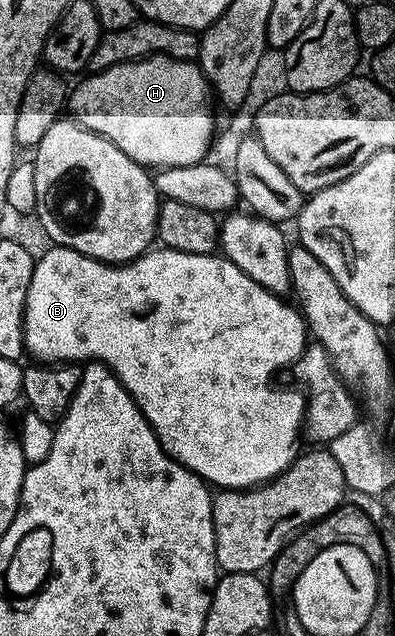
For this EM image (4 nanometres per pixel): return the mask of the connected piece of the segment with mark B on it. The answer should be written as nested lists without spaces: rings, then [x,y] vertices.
[[[66,246],[49,247],[43,258],[39,257],[34,264],[34,271],[32,272],[32,284],[28,284],[28,296],[26,297],[26,305],[22,308],[22,344],[27,355],[31,354],[31,359],[37,360],[42,364],[85,364],[89,361],[103,362],[108,369],[120,380],[120,384],[124,384],[124,388],[134,398],[134,402],[140,408],[140,412],[148,420],[148,424],[153,428],[155,436],[160,440],[160,444],[164,447],[167,454],[171,458],[175,458],[181,466],[186,466],[194,474],[199,474],[202,481],[214,488],[221,488],[224,490],[248,490],[251,486],[261,486],[264,482],[271,482],[278,474],[283,474],[287,468],[294,462],[300,453],[298,447],[298,438],[300,442],[300,427],[303,417],[306,412],[306,399],[301,393],[298,394],[294,390],[277,390],[270,381],[274,378],[274,373],[277,372],[281,366],[293,367],[297,363],[298,357],[302,355],[302,350],[308,344],[308,327],[305,318],[302,317],[297,305],[286,303],[285,297],[268,292],[268,288],[260,288],[260,284],[256,280],[252,280],[244,272],[240,272],[240,268],[236,268],[236,264],[229,262],[226,257],[219,256],[217,253],[213,254],[189,254],[188,252],[180,252],[179,250],[167,250],[165,248],[151,248],[140,257],[134,259],[132,262],[124,262],[121,264],[111,264],[109,262],[97,262],[95,258],[84,256],[80,252],[70,250]]]

